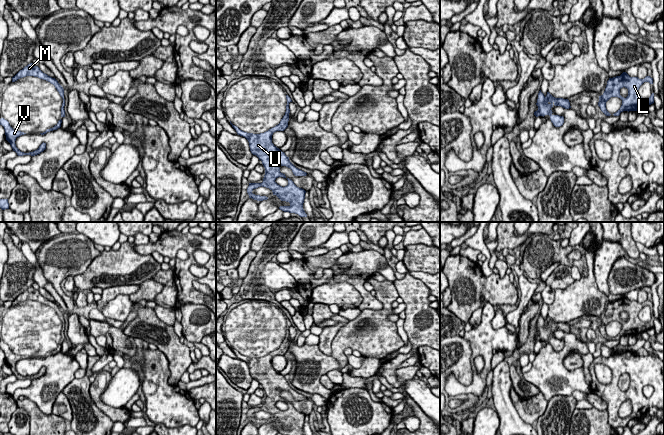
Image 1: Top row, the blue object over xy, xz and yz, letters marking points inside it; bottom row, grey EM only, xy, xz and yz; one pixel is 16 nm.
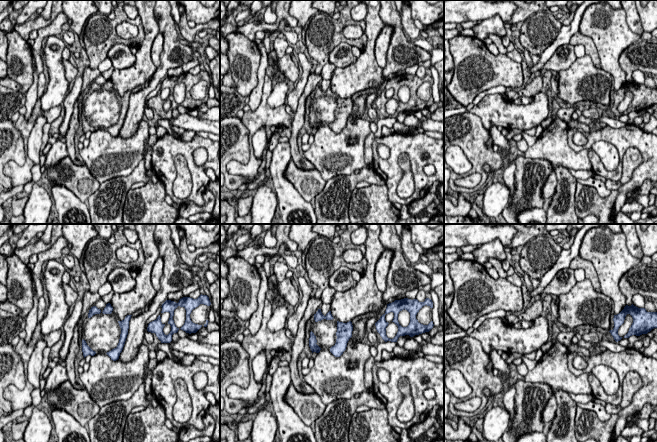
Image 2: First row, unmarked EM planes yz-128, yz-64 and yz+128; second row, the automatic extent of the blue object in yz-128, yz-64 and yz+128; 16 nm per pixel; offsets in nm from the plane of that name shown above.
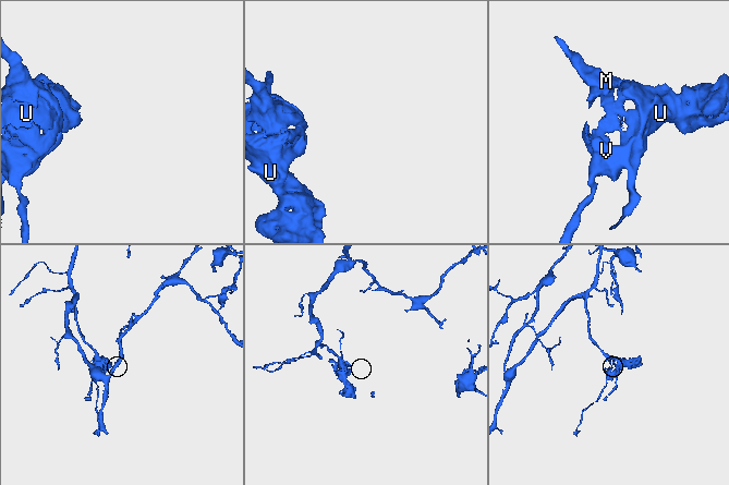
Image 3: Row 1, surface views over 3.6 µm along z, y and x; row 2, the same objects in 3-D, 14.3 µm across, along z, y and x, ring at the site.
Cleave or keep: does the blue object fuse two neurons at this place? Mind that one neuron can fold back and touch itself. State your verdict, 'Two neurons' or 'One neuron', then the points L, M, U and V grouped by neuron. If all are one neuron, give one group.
One neuron. Groups: L M U V

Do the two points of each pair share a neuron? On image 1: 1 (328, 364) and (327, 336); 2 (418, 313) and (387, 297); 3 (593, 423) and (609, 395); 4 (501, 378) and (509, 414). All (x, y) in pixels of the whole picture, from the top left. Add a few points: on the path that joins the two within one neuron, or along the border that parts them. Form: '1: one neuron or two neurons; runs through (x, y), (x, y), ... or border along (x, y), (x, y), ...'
1: two neurons; border along (317, 344), (324, 353), (331, 356)
2: two neurons; border along (392, 282), (399, 296)
3: two neurons; border along (606, 409), (610, 424)
4: one neuron; runs through (501, 387), (503, 405)

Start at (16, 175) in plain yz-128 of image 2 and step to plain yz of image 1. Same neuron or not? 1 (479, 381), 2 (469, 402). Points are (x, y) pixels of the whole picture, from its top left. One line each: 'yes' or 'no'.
1: yes
2: no

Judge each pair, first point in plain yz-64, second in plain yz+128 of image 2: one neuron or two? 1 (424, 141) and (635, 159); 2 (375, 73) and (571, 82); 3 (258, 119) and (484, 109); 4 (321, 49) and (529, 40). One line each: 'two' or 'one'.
1: two
2: one
3: one
4: one

